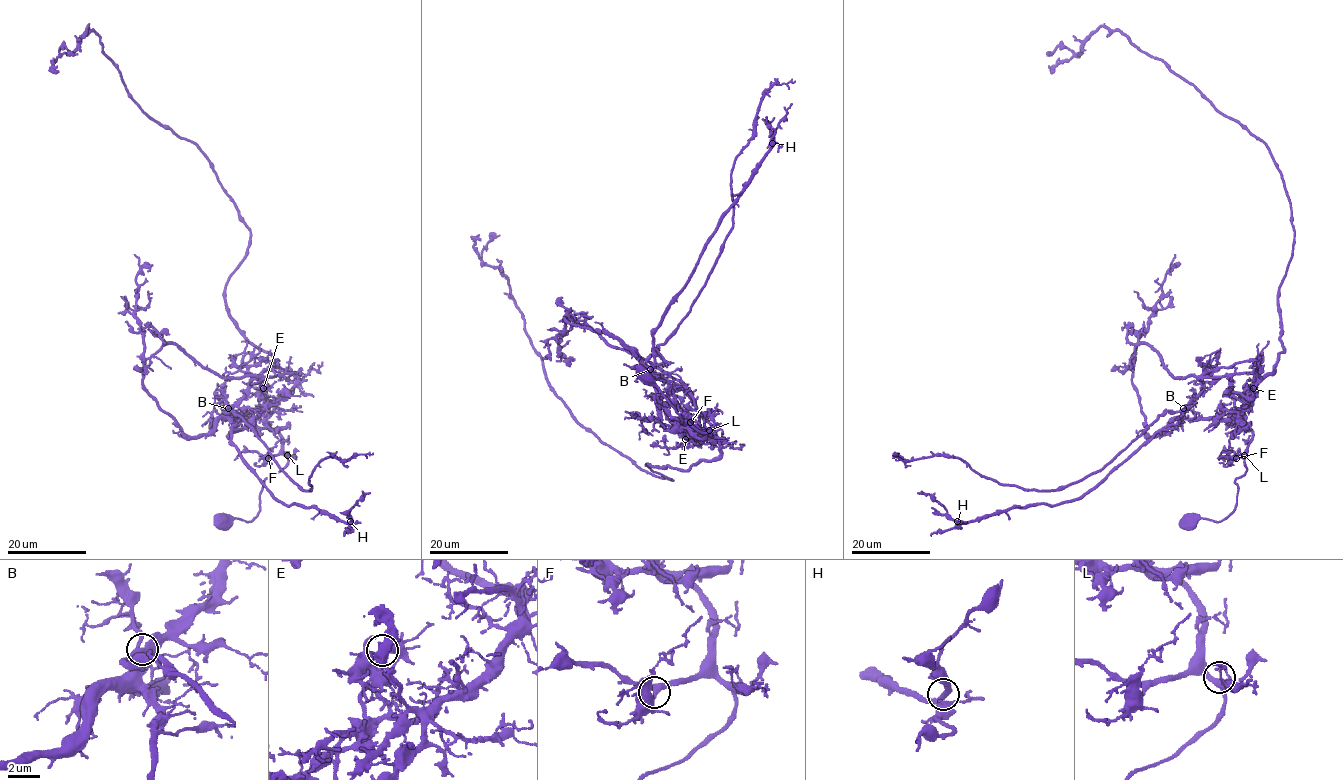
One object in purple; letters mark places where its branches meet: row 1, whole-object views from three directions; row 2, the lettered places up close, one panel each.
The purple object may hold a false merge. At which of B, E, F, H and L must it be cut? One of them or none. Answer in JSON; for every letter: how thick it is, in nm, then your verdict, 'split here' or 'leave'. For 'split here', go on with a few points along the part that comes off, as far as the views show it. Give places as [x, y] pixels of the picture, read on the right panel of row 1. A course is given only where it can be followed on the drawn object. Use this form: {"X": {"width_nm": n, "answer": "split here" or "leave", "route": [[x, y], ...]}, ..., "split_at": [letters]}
{"B": {"width_nm": 500, "answer": "leave"}, "E": {"width_nm": 160, "answer": "split here", "route": [[1253, 388], [1251, 405], [1284, 351], [1294, 246], [1269, 148], [1118, 30], [1049, 53]]}, "F": {"width_nm": 280, "answer": "leave"}, "H": {"width_nm": 320, "answer": "leave"}, "L": {"width_nm": 360, "answer": "leave"}, "split_at": ["E"]}

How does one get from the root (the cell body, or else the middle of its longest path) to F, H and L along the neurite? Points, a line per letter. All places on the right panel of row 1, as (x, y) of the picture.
F: (1192, 521), (1199, 518), (1220, 521), (1233, 510), (1238, 491), (1234, 481), (1246, 471), (1245, 454), (1236, 458)
H: (1192, 521), (1220, 521), (1233, 510), (1252, 437), (1243, 421), (1182, 418), (1079, 498), (957, 521)
L: (1192, 521), (1199, 518), (1220, 521), (1233, 510), (1238, 491), (1234, 481), (1246, 471), (1244, 455)

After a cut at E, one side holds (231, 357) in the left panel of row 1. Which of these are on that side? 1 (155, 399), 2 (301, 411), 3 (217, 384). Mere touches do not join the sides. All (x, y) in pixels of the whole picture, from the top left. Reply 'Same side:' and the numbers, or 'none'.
Same side: 1, 3

